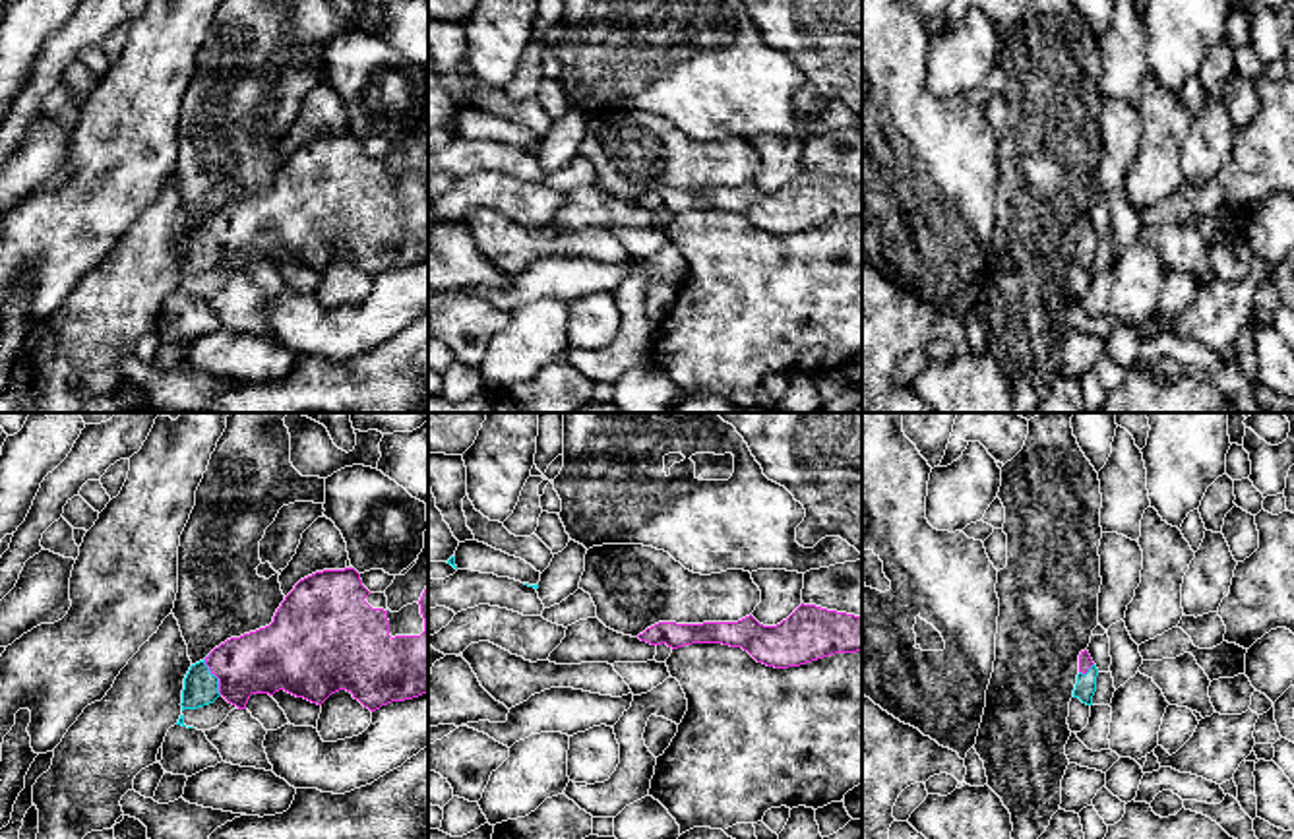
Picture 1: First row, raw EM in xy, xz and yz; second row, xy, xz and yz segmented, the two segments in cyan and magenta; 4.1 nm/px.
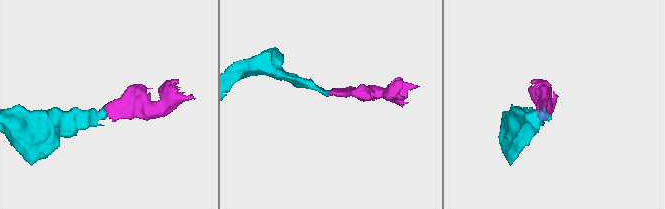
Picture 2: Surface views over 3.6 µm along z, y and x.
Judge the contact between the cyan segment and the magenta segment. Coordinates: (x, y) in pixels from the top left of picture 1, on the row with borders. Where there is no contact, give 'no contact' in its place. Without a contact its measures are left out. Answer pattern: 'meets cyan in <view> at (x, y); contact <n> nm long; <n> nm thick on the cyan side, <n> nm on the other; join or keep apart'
meets cyan in xy at (214, 675); contact 180 nm long; 140 nm thick on the cyan side, 260 nm on the other; join

